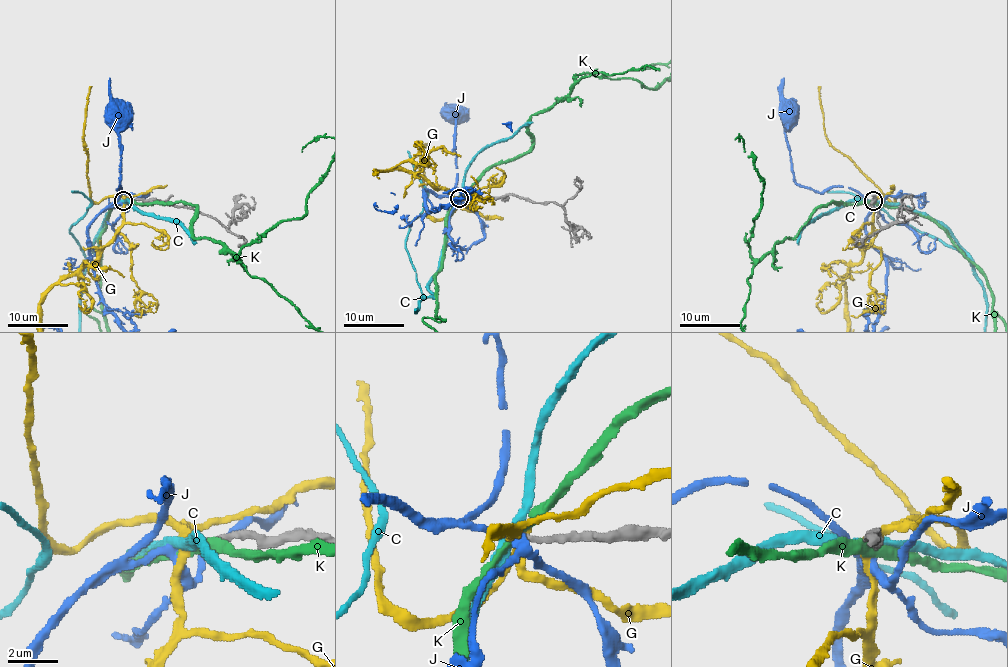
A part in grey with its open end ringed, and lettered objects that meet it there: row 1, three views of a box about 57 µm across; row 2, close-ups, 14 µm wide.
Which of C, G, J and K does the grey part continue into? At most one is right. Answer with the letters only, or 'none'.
J

